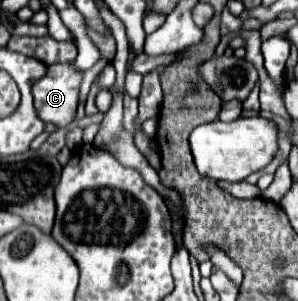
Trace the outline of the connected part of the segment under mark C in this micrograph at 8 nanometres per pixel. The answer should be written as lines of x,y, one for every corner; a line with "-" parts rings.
65,62
65,64
53,64
47,66
47,74
33,84
33,104
37,110
37,116
43,122
53,122
59,128
67,126
77,110
77,100
79,100
79,88
83,82
83,72
75,68
75,62

